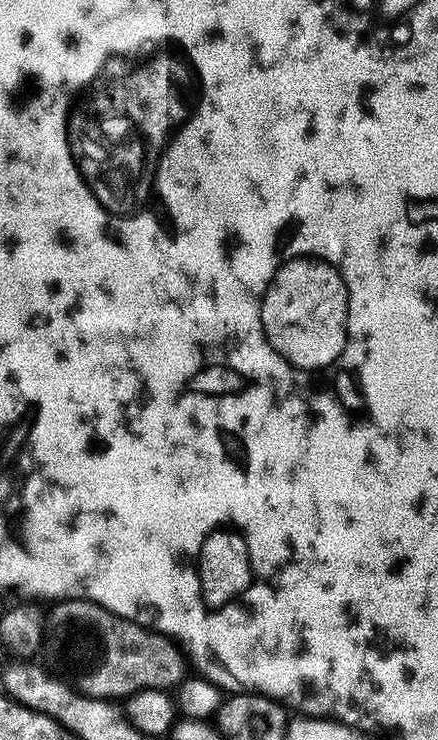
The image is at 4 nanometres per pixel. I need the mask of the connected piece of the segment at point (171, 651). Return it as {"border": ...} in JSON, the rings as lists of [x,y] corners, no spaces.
{"border":[[[61,600],[53,603],[51,608],[48,616],[50,627],[46,632],[46,652],[48,648],[53,662],[61,668],[59,671],[84,695],[116,702],[133,696],[144,688],[175,689],[186,678],[190,664],[185,653],[177,641],[161,632],[116,616],[93,600]]]}

